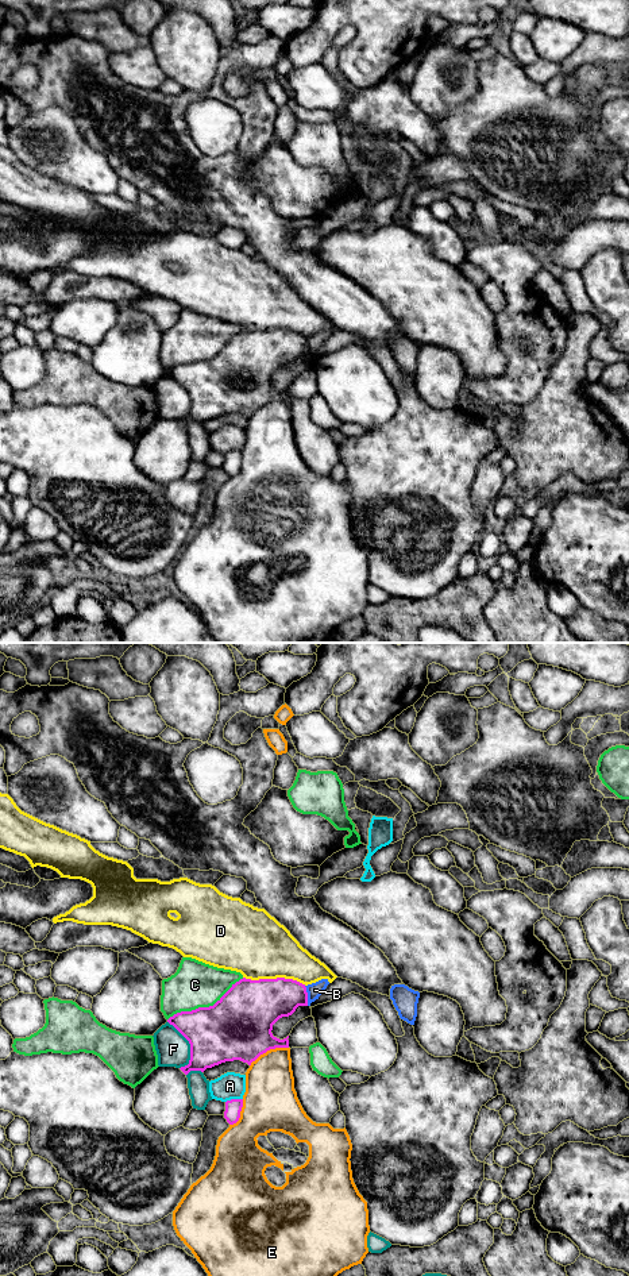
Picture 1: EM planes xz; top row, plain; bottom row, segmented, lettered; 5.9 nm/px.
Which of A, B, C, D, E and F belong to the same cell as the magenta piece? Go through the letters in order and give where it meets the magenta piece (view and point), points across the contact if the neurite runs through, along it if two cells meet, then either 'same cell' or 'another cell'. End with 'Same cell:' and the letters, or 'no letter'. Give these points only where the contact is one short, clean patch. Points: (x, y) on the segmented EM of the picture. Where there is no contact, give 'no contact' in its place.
A: meets magenta in xz at (234, 1099); another cell
B: meets magenta in xz at (307, 995); border along xz (304, 986), (308, 994), (308, 1005); another cell
C: meets magenta in xz at (205, 1007); another cell
D: meets magenta in xz at (274, 979); another cell
E: meets magenta in xz at (267, 1049); another cell
F: meets magenta in xz at (190, 1047); another cell
Same cell: no letter

